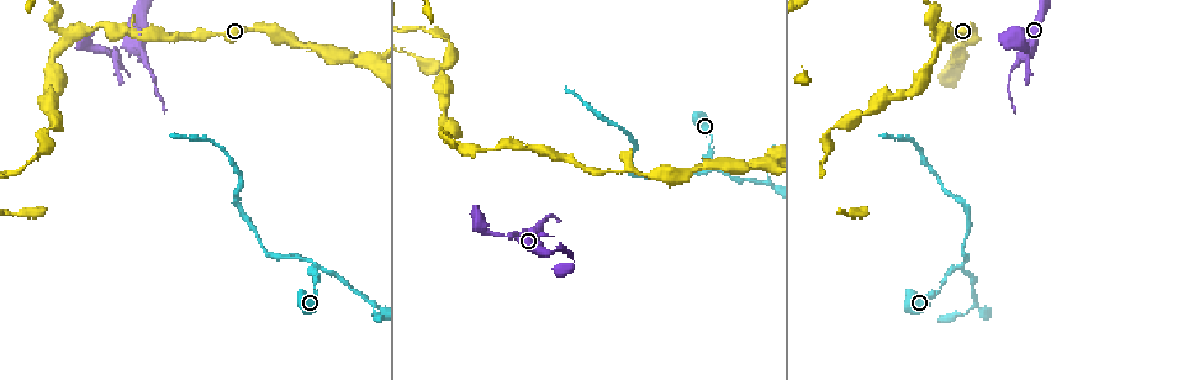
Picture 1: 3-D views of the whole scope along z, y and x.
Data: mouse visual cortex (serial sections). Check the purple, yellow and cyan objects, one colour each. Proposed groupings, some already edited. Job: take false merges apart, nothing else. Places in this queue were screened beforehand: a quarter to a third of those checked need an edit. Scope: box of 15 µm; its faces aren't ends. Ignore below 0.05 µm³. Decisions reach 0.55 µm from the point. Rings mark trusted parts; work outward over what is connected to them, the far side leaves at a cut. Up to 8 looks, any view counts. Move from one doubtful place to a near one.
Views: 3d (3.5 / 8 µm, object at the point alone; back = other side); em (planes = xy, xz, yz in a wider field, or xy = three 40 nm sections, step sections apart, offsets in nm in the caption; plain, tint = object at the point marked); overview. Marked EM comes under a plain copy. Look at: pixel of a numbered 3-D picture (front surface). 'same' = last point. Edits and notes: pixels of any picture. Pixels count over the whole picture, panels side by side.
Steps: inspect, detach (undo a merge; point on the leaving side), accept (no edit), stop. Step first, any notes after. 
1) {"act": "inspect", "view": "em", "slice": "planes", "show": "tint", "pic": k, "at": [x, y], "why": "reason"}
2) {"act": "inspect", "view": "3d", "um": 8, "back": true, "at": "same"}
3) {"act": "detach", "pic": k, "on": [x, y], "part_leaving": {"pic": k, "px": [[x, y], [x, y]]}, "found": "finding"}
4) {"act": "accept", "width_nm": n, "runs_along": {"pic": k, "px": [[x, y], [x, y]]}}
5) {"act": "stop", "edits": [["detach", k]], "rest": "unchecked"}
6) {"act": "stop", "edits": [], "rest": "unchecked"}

{"act": "inspect", "view": "3d", "um": 3.5, "pic": 1, "at": [125, 31], "why": "narrows sharply"}

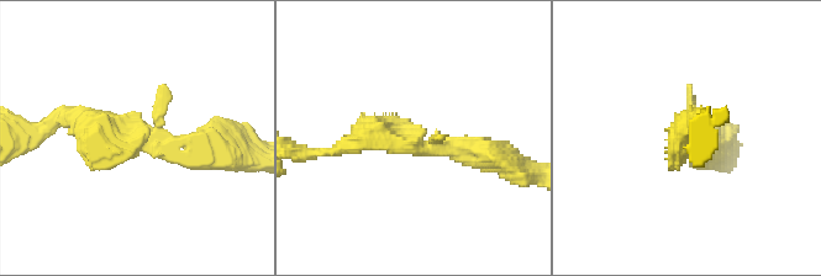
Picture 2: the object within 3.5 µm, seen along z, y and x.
{"act": "inspect", "view": "em", "slice": "planes", "show": "tint", "pic": 2, "at": [420, 144], "why": "shape alone is not enough"}

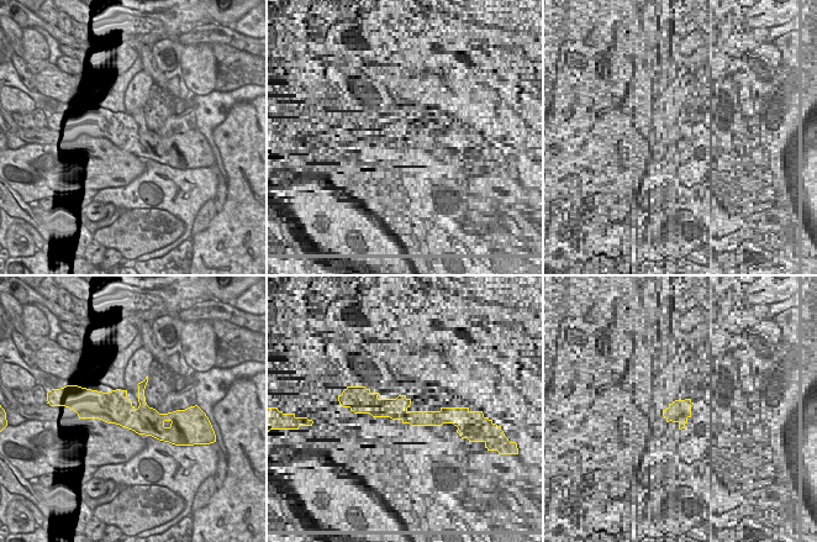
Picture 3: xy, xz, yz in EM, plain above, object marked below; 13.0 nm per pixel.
{"act": "accept", "runs_along": {"pic": 2, "px": [[214, 152], [66, 117]]}, "found": "all the same cell"}

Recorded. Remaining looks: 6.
{"act": "inspect", "view": "3d", "um": 3.5, "pic": 1, "at": [1028, 53], "why": "a fork"}

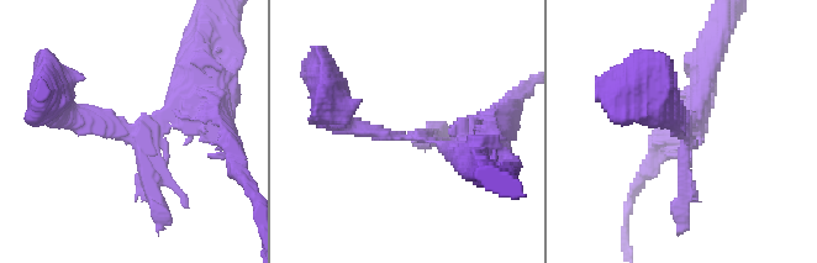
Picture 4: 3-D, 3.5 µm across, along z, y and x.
{"act": "inspect", "view": "em", "slice": "xy", "step": 2, "show": "tint", "pic": 4, "at": [688, 136], "why": "now the EM"}

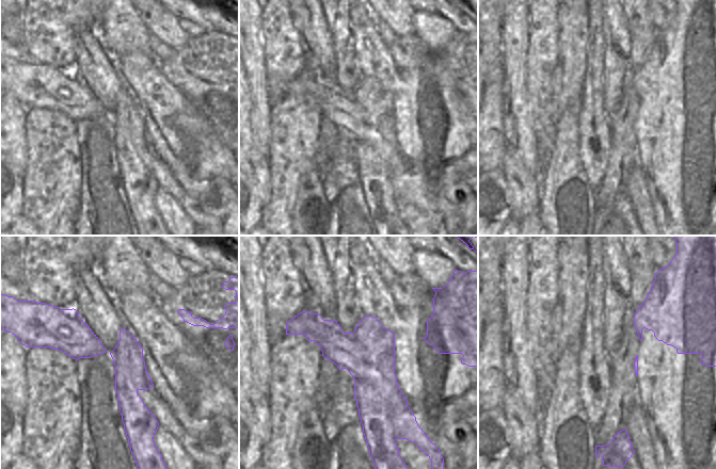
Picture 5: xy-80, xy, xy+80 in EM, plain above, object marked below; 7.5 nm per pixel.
{"act": "inspect", "view": "em", "slice": "xy", "step": 5, "show": "tint", "at": "same", "why": "cut it another way"}

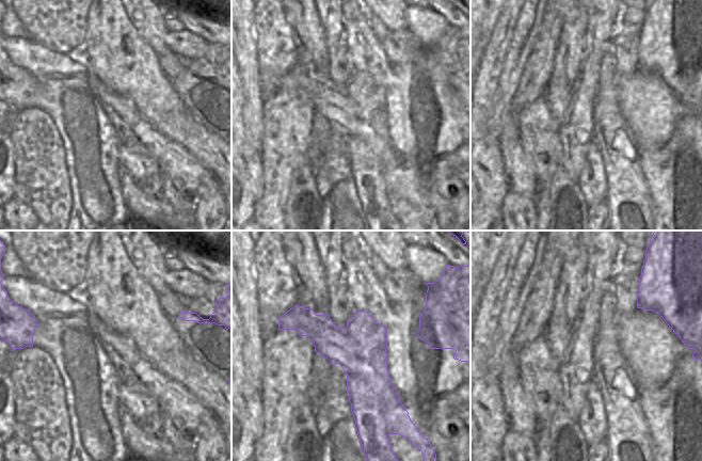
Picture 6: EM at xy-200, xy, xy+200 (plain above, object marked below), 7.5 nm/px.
{"act": "detach", "pic": 4, "on": [683, 163], "width_nm": 400, "part_leaving": {"pic": 4, "px": [[156, 127], [75, 120], [53, 93]]}, "found": "two cells meet here"}

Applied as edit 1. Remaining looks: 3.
{"act": "inspect", "view": "3d", "um": 3.5, "pic": 1, "at": [65, 33], "why": "branch point"}

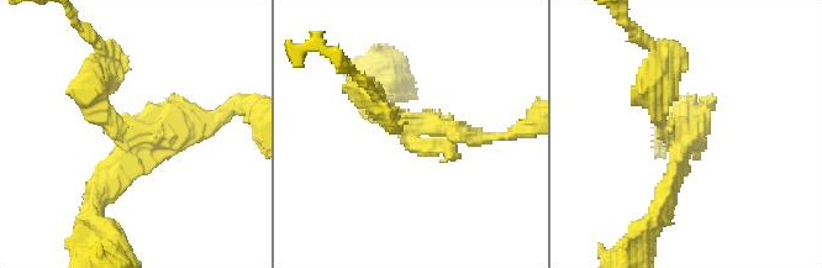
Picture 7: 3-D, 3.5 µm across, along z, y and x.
{"act": "inspect", "view": "em", "slice": "xy", "step": 5, "show": "tint", "pic": 7, "at": [679, 136]}

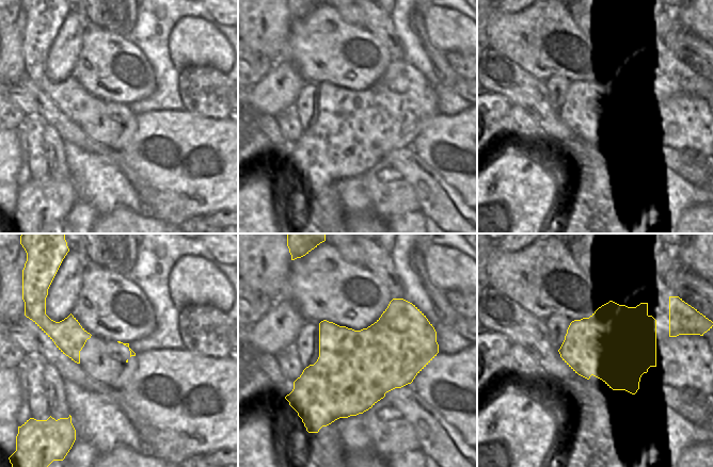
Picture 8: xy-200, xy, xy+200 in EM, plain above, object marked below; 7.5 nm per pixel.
{"act": "accept", "runs_along": {"pic": 7, "px": [[219, 121], [138, 136], [98, 204]]}, "found": "all the same cell"}

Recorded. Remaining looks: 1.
{"act": "stop", "edits": [["detach", 4]], "rest": "unchecked"}

